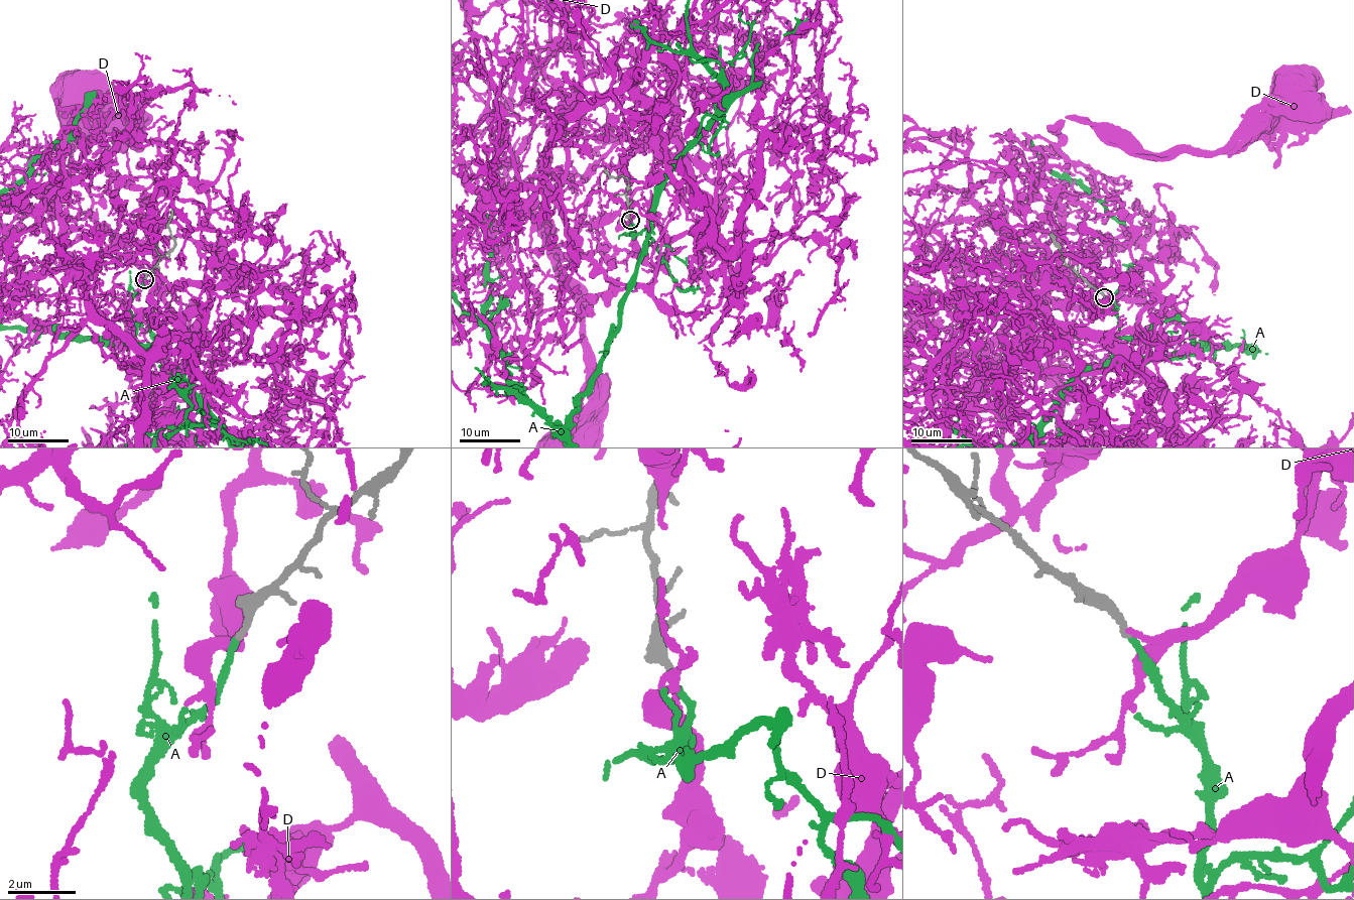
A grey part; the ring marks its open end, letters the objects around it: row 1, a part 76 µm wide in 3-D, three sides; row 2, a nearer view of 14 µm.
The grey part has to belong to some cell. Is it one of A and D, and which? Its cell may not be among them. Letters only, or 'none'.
A

